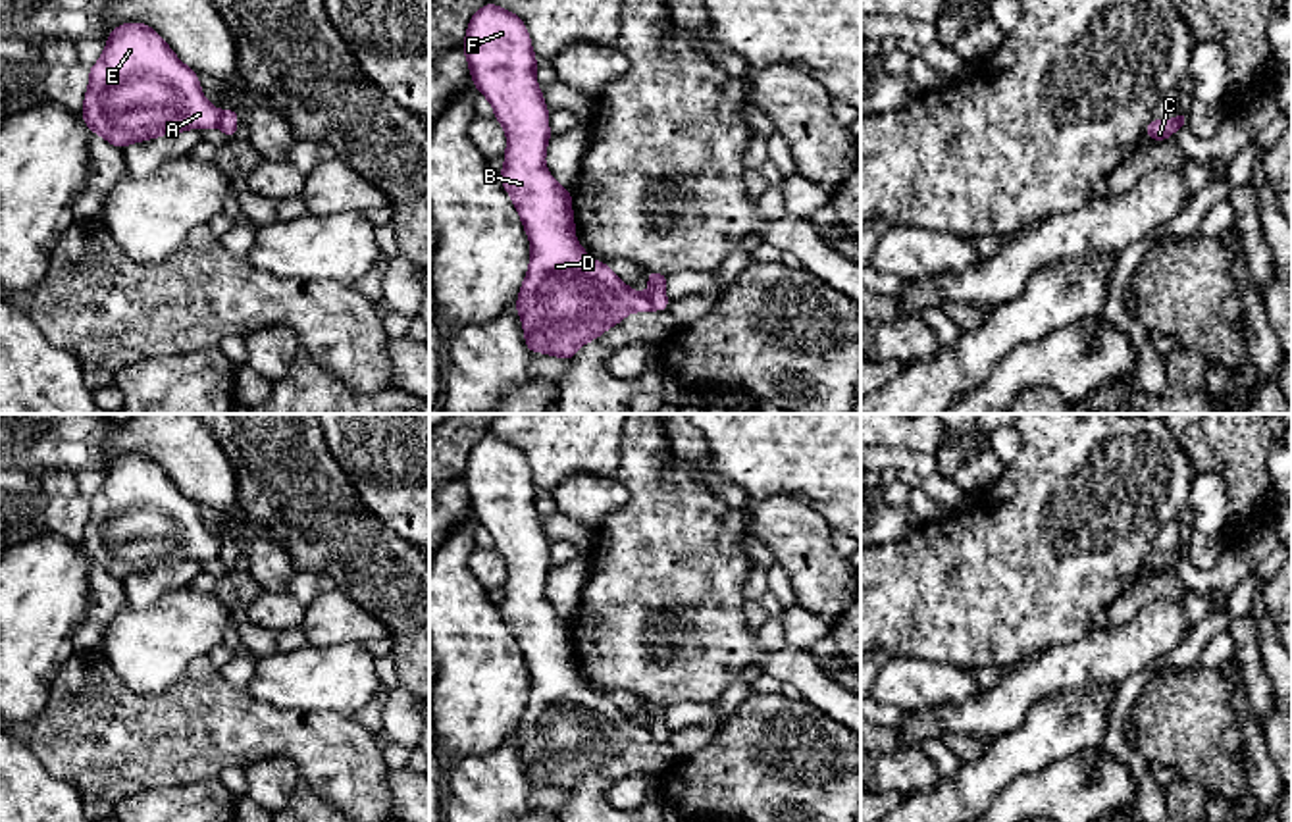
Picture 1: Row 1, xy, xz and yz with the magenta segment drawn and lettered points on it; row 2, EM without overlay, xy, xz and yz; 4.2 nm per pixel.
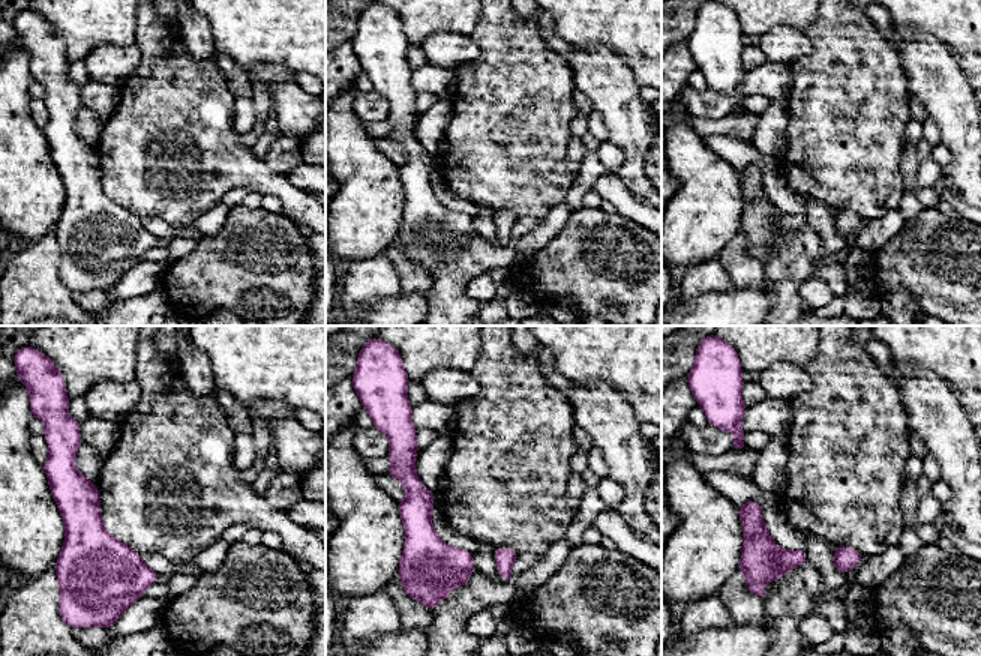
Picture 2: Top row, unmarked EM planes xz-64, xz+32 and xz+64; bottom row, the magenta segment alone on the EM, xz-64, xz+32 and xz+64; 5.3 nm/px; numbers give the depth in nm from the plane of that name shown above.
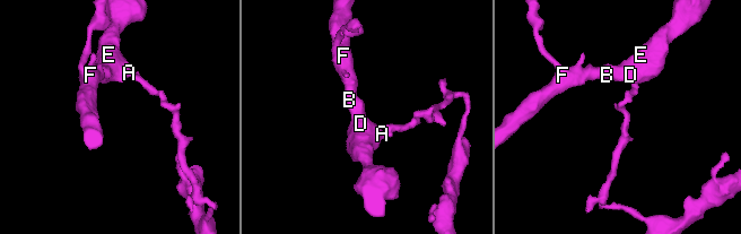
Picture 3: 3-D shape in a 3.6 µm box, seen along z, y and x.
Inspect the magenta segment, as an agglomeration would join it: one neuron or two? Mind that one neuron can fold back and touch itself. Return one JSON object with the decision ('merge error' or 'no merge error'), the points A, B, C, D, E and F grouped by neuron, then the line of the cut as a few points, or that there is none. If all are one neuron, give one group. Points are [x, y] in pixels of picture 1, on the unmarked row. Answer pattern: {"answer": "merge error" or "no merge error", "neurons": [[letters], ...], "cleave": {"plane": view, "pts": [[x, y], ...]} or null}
{"answer": "merge error", "neurons": [["A", "B", "D", "E", "F"], ["C"]], "cleave": {"plane": "xy", "pts": [[222, 545], [216, 557]]}}

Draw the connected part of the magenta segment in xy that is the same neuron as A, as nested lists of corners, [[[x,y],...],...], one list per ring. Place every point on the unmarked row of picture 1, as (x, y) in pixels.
[[[144,454],[117,456],[89,502],[81,547],[117,579],[220,556],[221,543],[204,529],[196,502]]]

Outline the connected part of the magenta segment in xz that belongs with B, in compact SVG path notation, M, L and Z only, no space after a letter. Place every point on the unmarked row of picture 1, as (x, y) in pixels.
M487 433L472 447L462 481L478 524L491 533L493 549L506 562L504 599L499 608L530 668L530 699L514 735L522 749L526 778L530 783L570 793L580 778L628 745L647 743L653 735L645 724L632 722L607 695L589 689L576 670L572 624L562 620L545 599L551 570L549 541L535 510L537 489L524 452Z

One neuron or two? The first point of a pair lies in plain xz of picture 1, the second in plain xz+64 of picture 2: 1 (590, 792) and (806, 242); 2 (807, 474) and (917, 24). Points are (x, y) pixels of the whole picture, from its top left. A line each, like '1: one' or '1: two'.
1: one
2: one

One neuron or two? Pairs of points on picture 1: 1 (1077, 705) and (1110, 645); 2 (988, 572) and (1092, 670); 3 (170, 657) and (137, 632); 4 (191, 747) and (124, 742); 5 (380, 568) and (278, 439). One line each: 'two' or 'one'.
1: two
2: two
3: one
4: one
5: one

